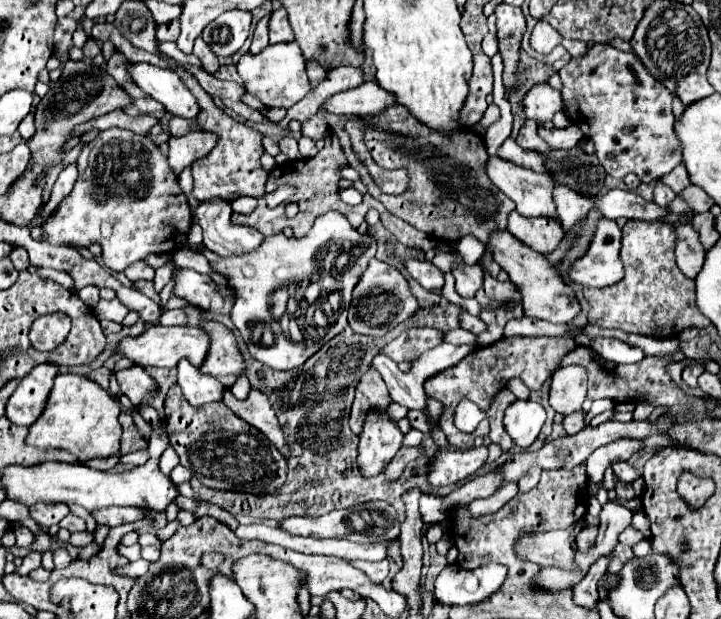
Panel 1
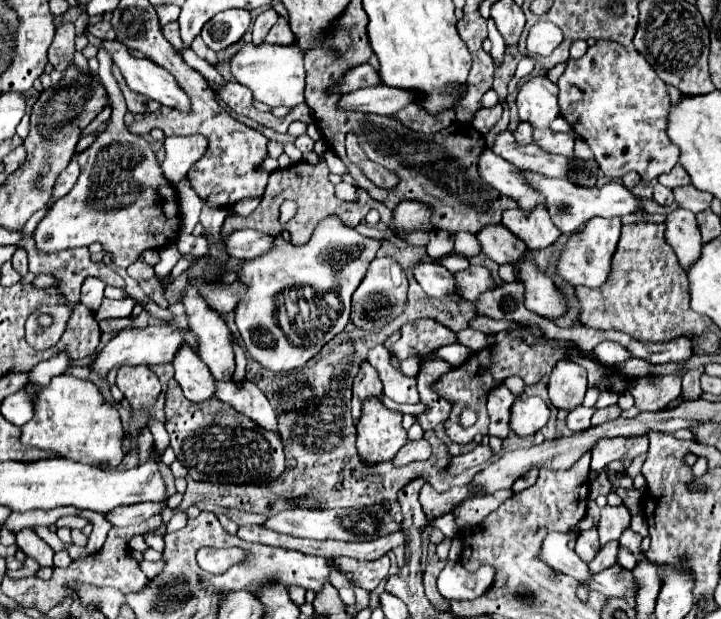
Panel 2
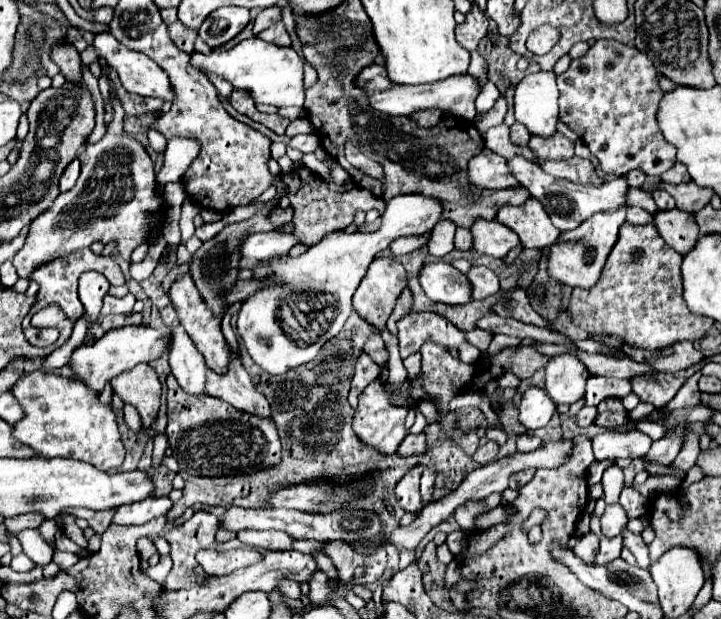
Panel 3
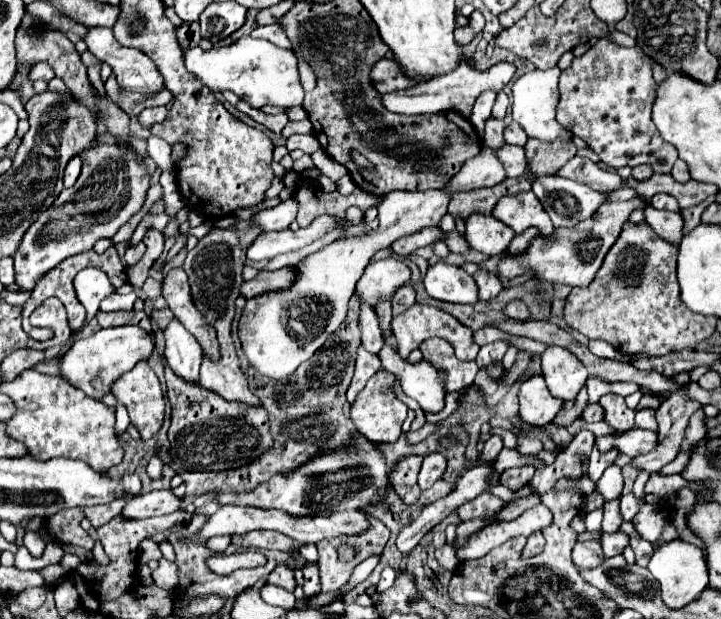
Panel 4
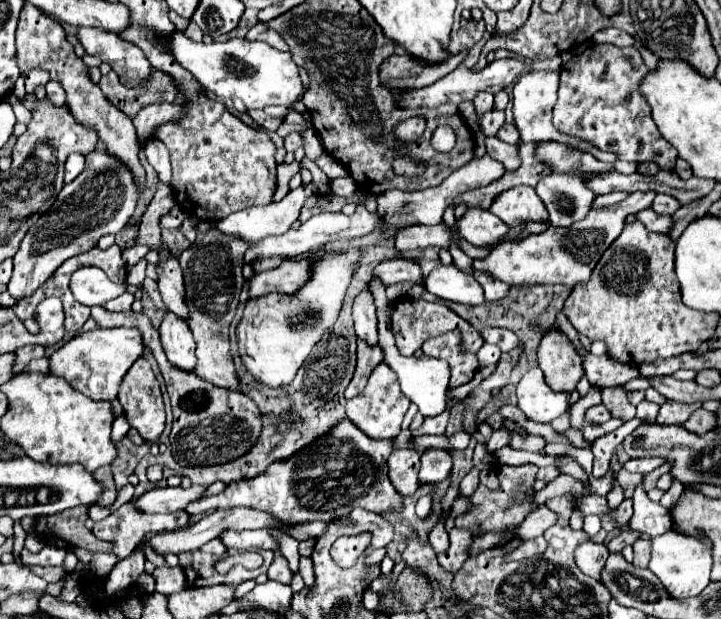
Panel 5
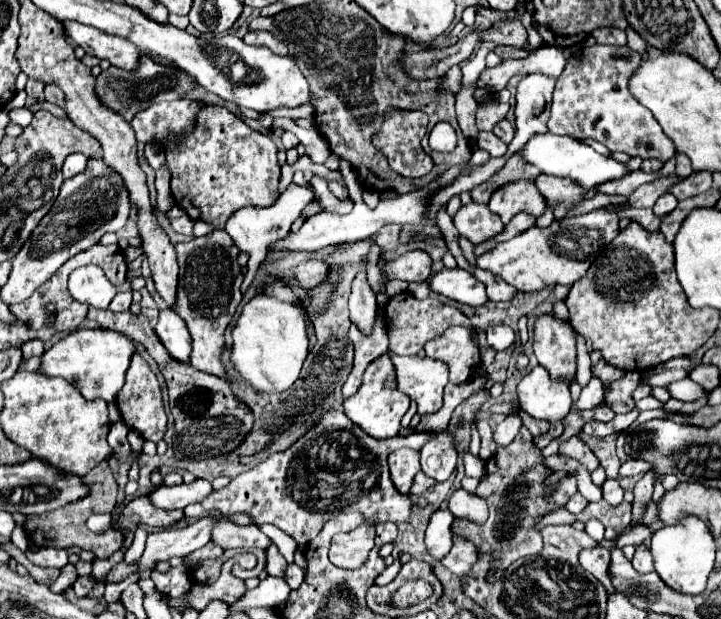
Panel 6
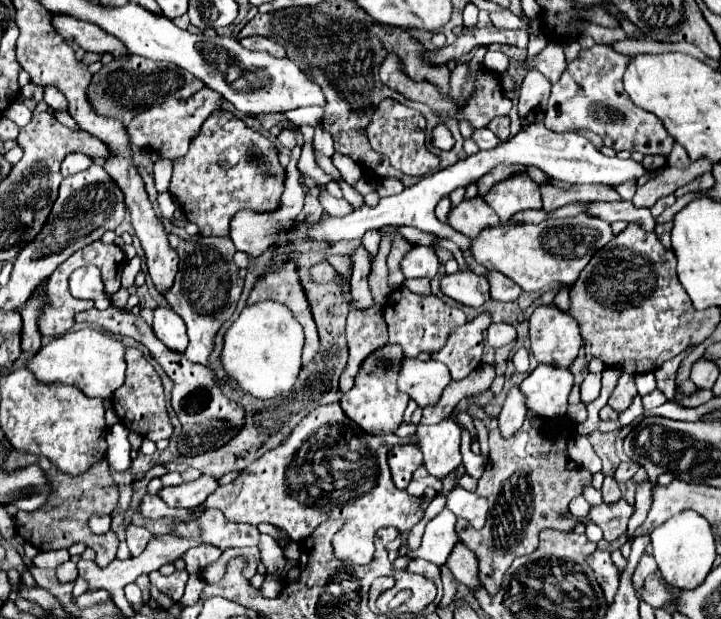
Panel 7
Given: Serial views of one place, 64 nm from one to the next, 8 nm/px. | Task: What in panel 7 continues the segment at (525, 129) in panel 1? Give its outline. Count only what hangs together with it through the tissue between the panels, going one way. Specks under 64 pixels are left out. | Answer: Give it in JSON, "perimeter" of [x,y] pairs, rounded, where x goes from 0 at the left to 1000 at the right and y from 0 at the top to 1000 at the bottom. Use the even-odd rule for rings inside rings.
{"perimeter":[[[693,187],[693,191],[685,191],[680,200],[677,200],[677,207],[693,223],[693,226],[702,226],[705,220],[707,220],[707,210],[705,210],[705,204],[707,204],[707,191],[705,187]]]}

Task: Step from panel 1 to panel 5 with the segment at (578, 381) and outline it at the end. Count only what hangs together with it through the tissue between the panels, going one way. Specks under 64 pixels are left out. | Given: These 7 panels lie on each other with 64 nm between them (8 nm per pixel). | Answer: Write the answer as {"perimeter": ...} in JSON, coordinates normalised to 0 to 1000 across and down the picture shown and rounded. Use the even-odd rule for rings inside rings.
{"perimeter":[[[757,536],[746,559],[746,591],[766,630],[793,633],[807,607],[804,575],[782,536]]]}

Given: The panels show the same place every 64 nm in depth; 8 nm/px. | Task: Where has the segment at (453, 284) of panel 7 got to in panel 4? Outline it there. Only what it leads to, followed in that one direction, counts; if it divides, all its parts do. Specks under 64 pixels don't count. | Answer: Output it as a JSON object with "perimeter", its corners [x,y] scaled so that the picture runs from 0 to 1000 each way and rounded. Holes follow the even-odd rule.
{"perimeter":[[[605,423],[588,443],[588,462],[594,478],[616,488],[632,491],[660,491],[663,488],[663,462],[657,449],[646,443],[638,430],[627,430],[619,423]]]}

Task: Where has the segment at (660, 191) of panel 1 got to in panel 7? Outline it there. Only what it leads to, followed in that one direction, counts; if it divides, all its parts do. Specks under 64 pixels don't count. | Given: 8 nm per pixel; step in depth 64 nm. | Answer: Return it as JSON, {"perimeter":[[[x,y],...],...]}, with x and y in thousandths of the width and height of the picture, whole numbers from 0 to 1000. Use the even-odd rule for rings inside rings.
{"perimeter":[[[929,313],[929,317],[921,317],[921,320],[915,320],[904,336],[902,336],[902,342],[904,342],[904,349],[907,352],[913,352],[924,336],[929,336],[932,330],[938,326],[938,317],[935,313]]]}

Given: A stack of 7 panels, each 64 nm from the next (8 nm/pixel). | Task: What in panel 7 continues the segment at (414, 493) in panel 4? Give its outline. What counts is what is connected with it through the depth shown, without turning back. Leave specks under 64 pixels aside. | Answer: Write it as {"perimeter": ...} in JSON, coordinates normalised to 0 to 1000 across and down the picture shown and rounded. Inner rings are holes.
{"perimeter":[[[555,717],[541,724],[538,750],[544,759],[544,775],[552,788],[563,788],[574,759],[585,750],[585,730],[577,717]]]}

